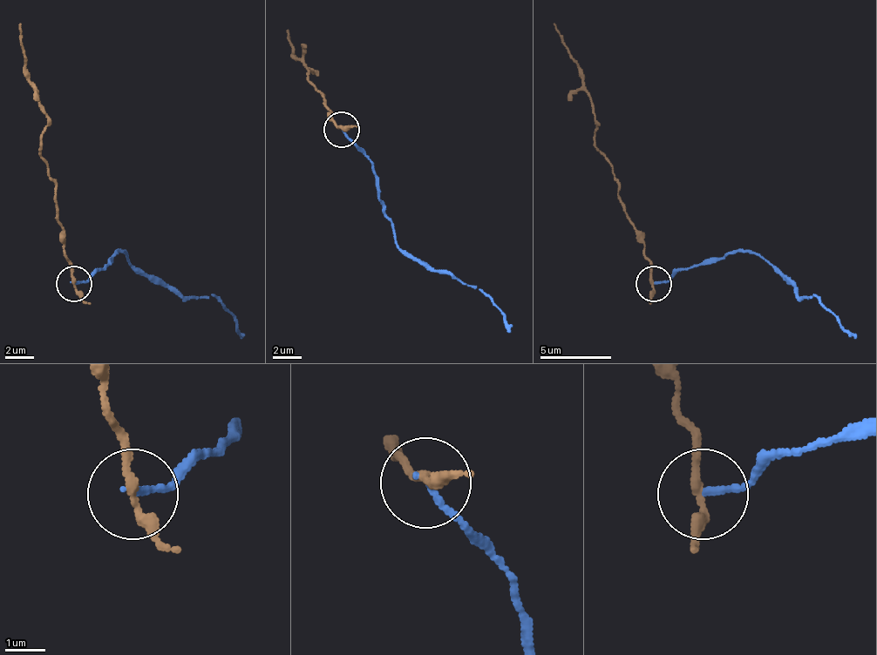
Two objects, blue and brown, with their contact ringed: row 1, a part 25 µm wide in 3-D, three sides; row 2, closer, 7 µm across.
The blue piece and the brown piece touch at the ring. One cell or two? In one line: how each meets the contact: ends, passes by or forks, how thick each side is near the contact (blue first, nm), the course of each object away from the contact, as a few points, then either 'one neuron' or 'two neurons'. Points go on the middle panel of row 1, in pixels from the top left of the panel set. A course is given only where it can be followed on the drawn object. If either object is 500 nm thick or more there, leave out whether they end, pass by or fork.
blue ends | brown passes by | 150/240 nm | blue via (343, 128), (350, 143), (374, 171), (392, 235), (435, 270), (481, 292), (502, 313), (509, 331) | brown via (343, 128), (332, 121), (321, 93), (307, 78), (310, 71), (314, 71), (293, 54), (286, 29) | two neurons

